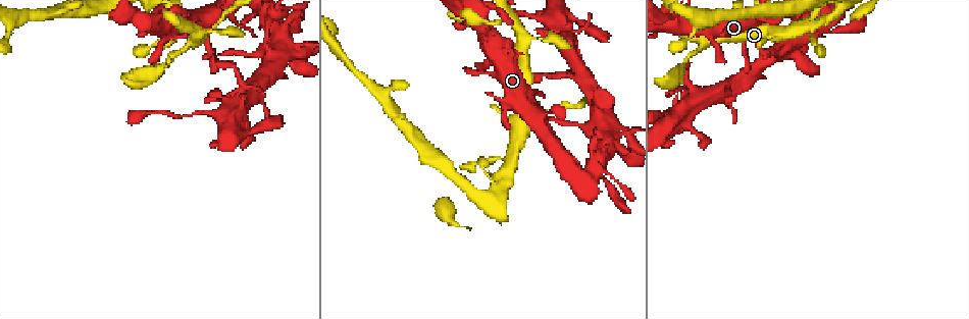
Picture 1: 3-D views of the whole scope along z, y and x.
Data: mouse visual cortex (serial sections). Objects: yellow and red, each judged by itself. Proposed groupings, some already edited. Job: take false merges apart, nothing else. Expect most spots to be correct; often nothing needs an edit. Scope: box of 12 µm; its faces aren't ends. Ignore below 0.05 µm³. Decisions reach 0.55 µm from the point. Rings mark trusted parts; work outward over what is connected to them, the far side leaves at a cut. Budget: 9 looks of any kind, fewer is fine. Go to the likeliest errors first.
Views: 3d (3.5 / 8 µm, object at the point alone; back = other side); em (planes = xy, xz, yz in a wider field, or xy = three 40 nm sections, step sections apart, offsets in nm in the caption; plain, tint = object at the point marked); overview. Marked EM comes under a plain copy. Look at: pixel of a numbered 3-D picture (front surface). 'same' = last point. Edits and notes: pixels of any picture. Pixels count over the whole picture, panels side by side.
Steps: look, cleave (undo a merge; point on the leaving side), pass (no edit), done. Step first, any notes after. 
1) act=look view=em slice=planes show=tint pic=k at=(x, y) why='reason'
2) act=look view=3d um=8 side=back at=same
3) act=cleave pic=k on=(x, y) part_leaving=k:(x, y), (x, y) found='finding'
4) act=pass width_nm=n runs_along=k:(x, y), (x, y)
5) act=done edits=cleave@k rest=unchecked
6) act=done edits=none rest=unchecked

act=look view=3d um=3.5 pic=1 at=(155, 11) why='abrupt turn'

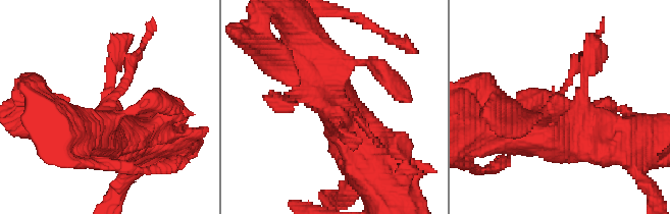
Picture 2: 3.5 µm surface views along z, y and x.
act=look view=em slice=planes show=tint pic=2 at=(106, 108) why='now the EM'

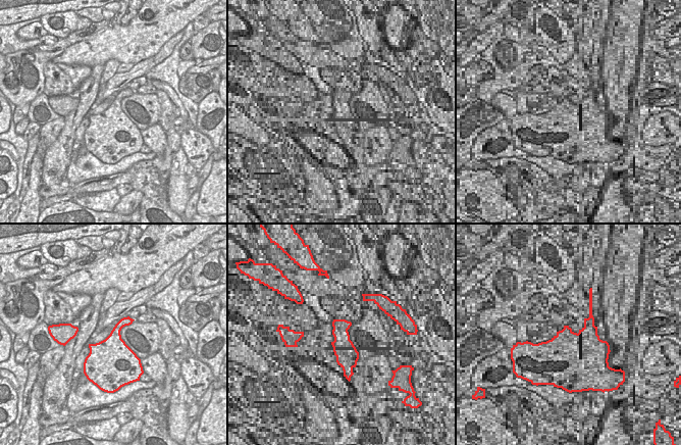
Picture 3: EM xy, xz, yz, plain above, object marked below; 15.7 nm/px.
act=pass found='continuous, no second cell'

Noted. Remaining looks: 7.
act=look view=3d um=3.5 pic=1 at=(193, 41) why='sharp bend'

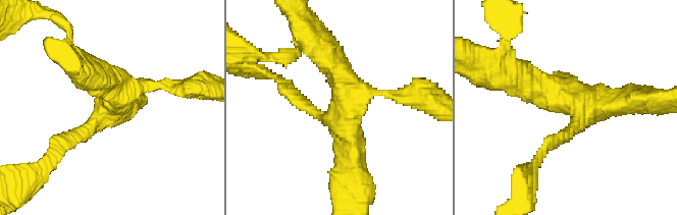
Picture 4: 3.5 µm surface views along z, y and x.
act=look view=em slice=planes show=tint pic=4 at=(345, 120) arms=4 arm_widths_nm=150,200,400,400

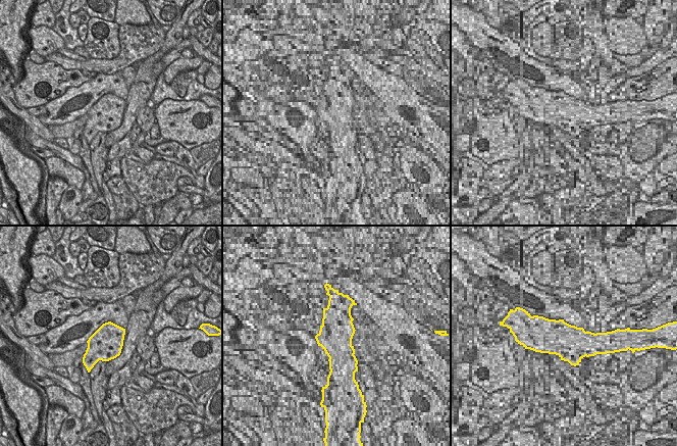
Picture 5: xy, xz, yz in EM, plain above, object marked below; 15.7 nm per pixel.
act=look view=em slice=xy step=1 show=tint at=same why='cut it another way'

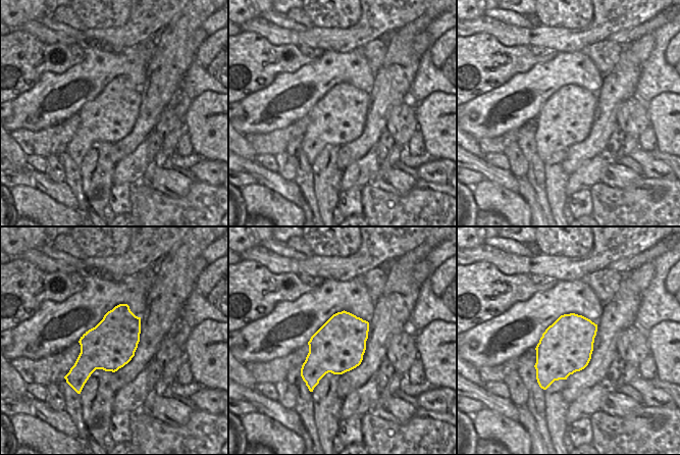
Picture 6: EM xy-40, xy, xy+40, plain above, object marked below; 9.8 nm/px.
act=pass runs_along=4:(644, 100), (584, 103), (522, 77) found='all the same cell'

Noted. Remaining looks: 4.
act=look view=3d um=3.5 pic=1 at=(614, 135) why='sharp bend'

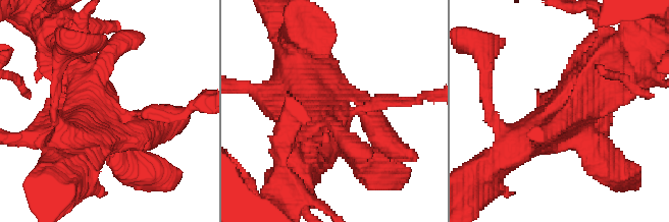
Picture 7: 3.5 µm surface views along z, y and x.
act=look view=em slice=xy step=5 show=tint pic=7 at=(108, 120)

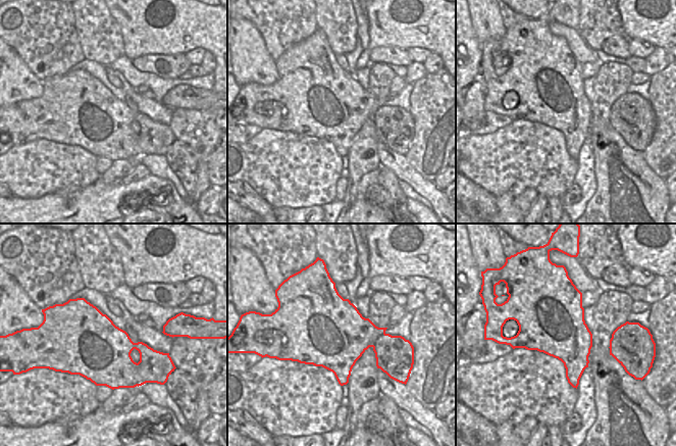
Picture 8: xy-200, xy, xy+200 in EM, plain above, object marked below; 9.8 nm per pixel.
act=pass runs_along=7:(609, 77), (509, 153) found='all the same cell'

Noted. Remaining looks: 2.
act=look view=3d um=8 pic=1 at=(552, 24) why='small branch off a trunk'

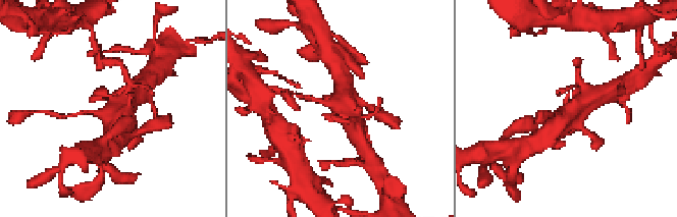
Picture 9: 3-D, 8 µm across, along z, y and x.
act=look view=3d um=3.5 pic=9 at=(567, 113)

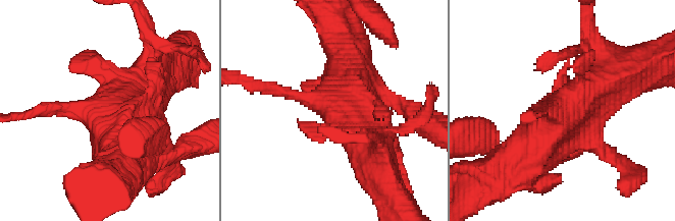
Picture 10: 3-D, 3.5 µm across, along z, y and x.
act=pass found='continuous, no second cell'

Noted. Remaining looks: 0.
act=done edits=none rest=unchecked

